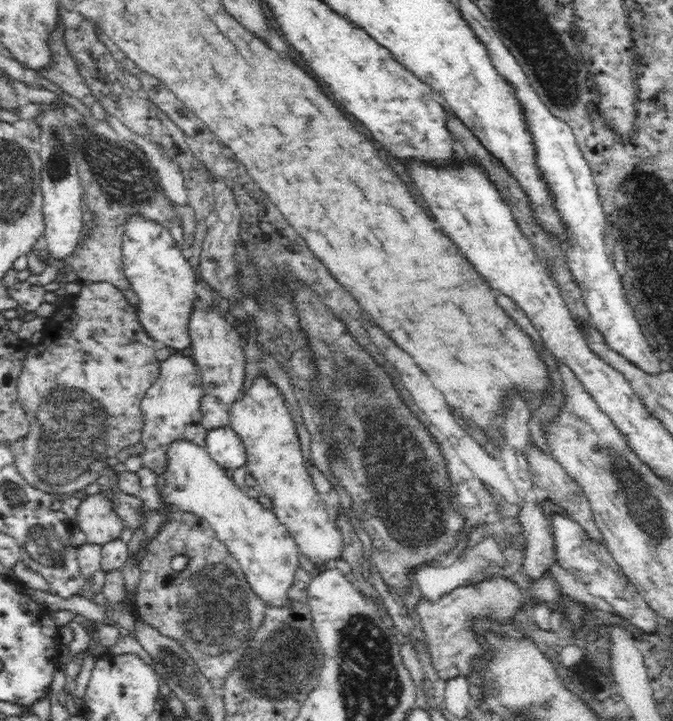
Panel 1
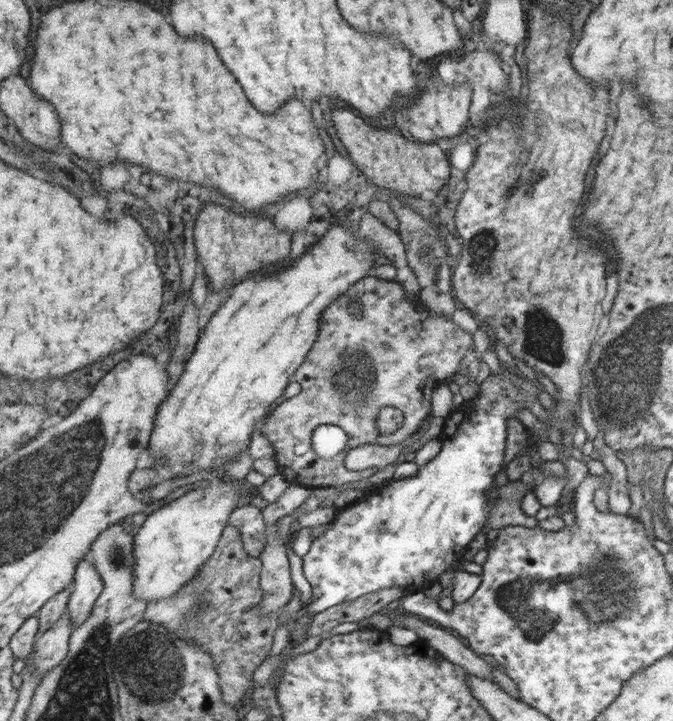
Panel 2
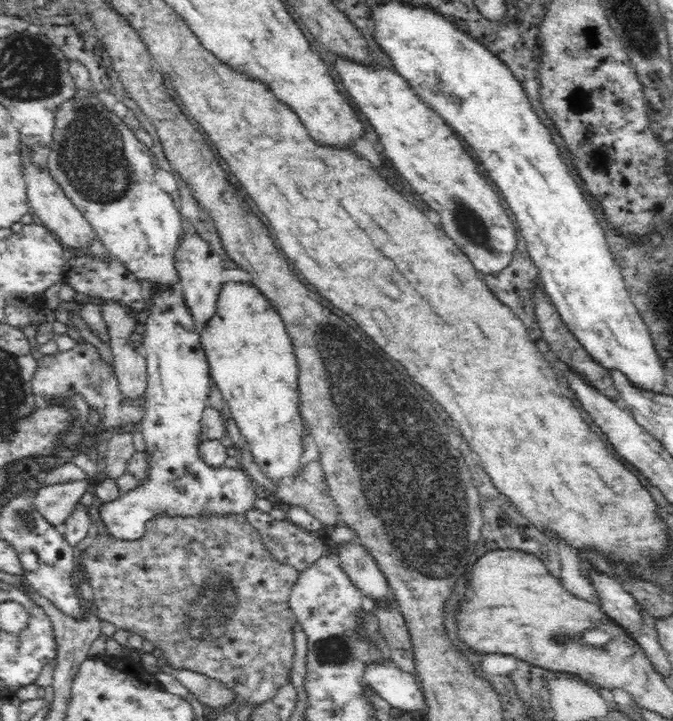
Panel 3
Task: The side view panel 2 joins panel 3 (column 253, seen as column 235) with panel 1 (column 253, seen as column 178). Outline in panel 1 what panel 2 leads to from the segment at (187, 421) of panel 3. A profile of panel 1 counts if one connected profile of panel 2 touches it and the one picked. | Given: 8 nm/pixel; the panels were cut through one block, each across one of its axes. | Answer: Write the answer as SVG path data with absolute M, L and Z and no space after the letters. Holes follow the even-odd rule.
M178 441L169 450L169 469L163 477L158 478L162 490L163 502L171 504L175 510L186 511L201 516L215 530L217 537L227 546L232 556L240 563L242 572L251 591L262 603L270 608L290 606L290 592L294 586L297 570L300 569L298 543L287 526L284 526L272 510L262 507L257 499L246 496L225 475L224 469L209 457L206 449L192 442Z

